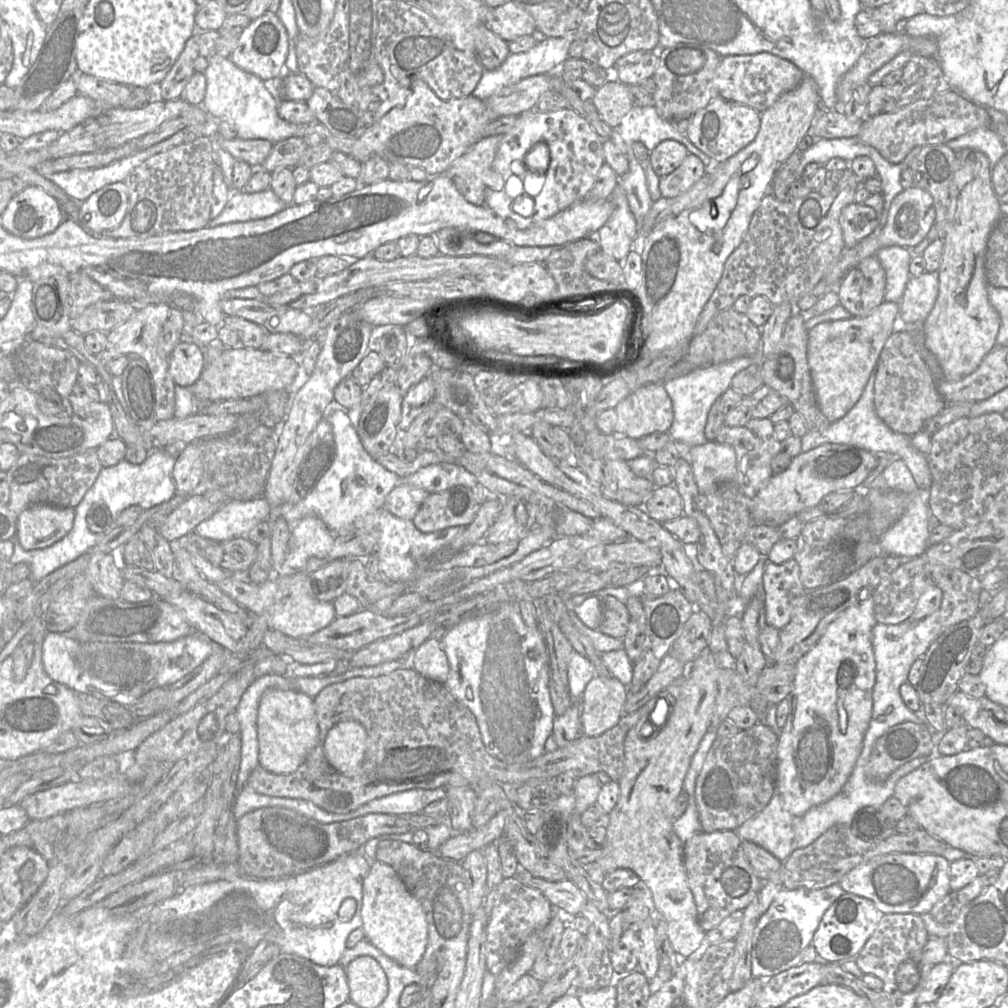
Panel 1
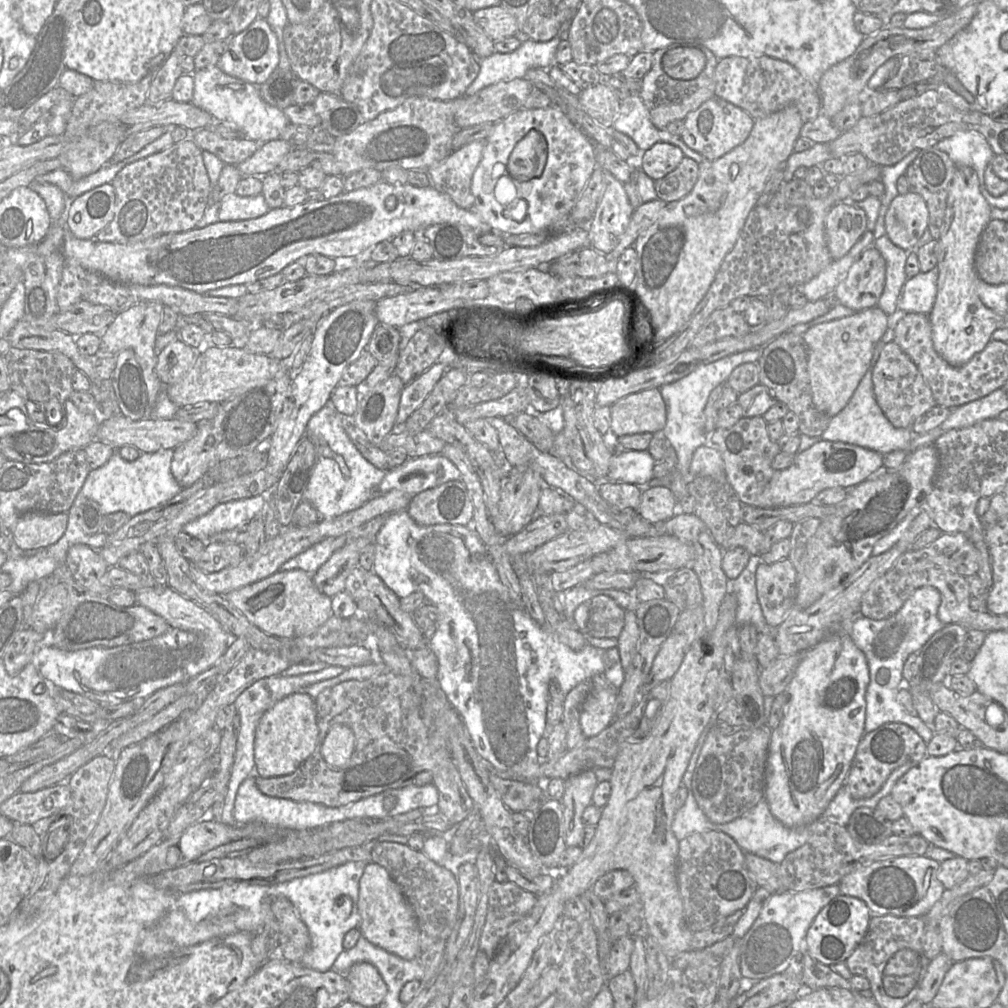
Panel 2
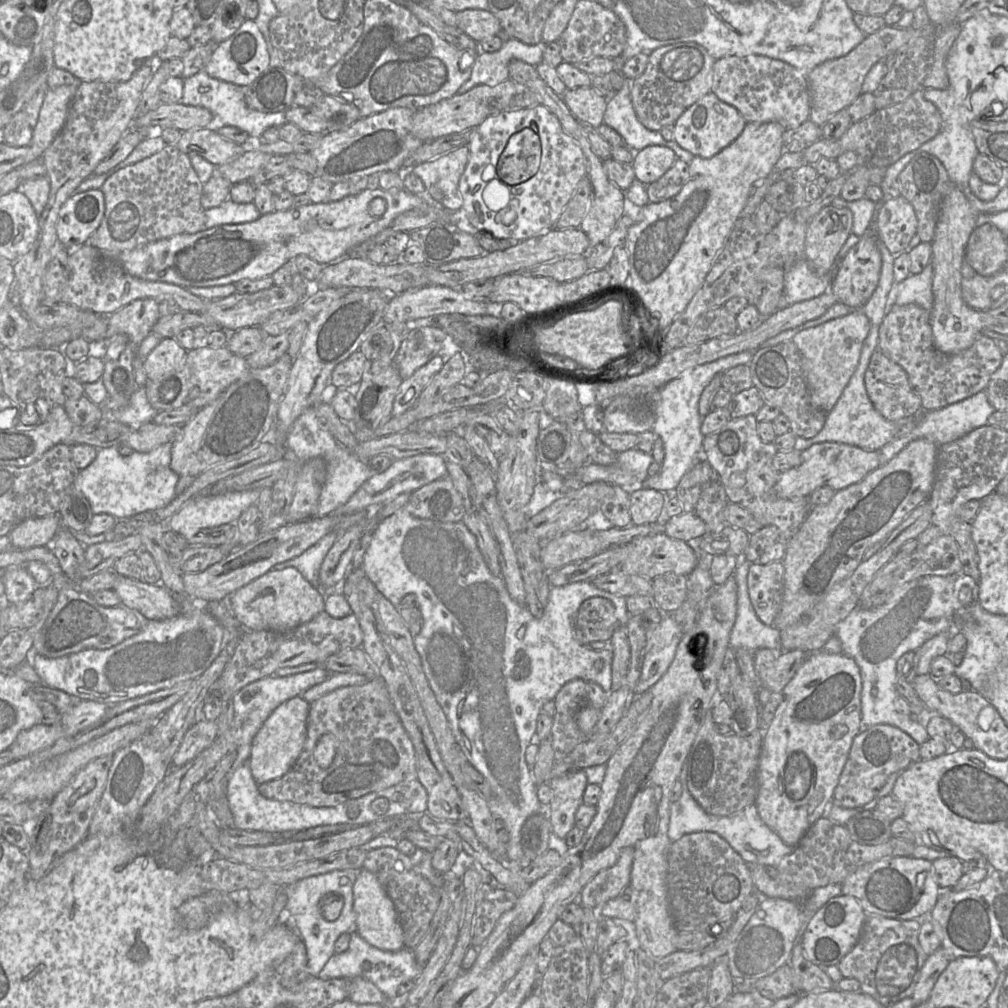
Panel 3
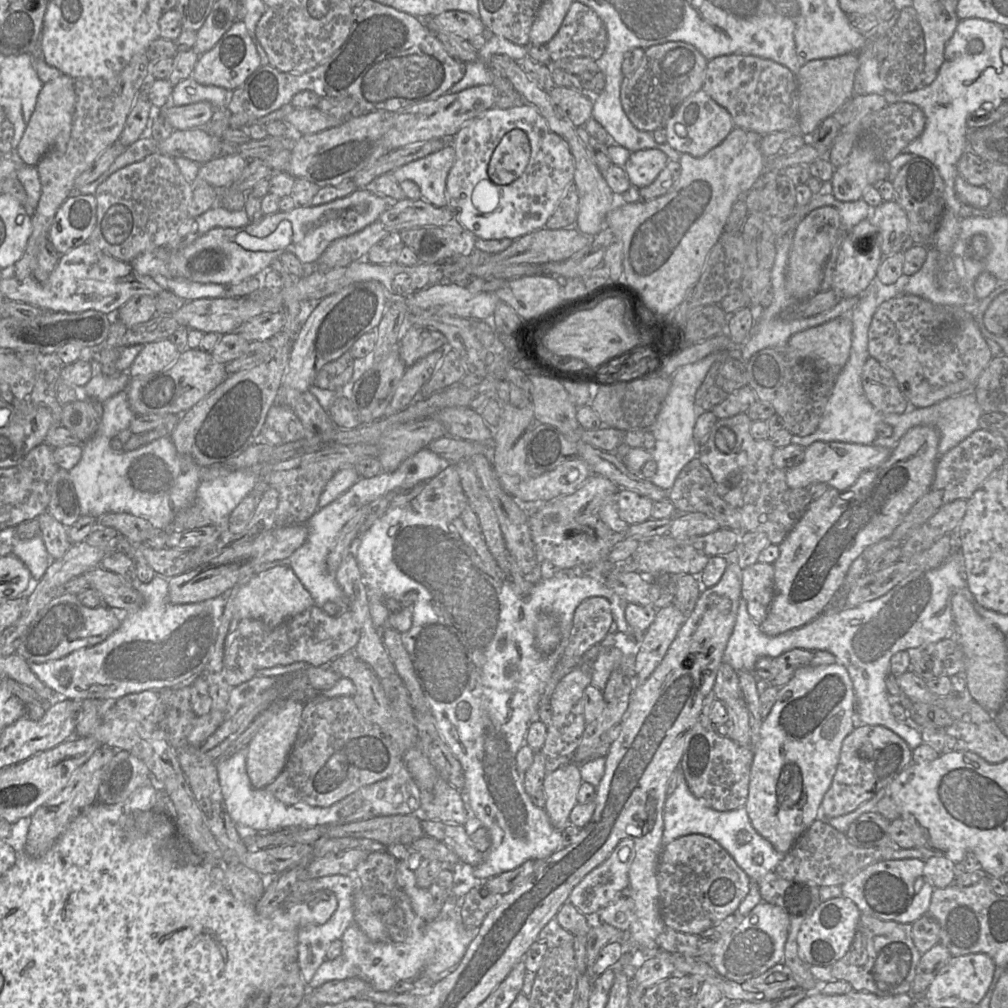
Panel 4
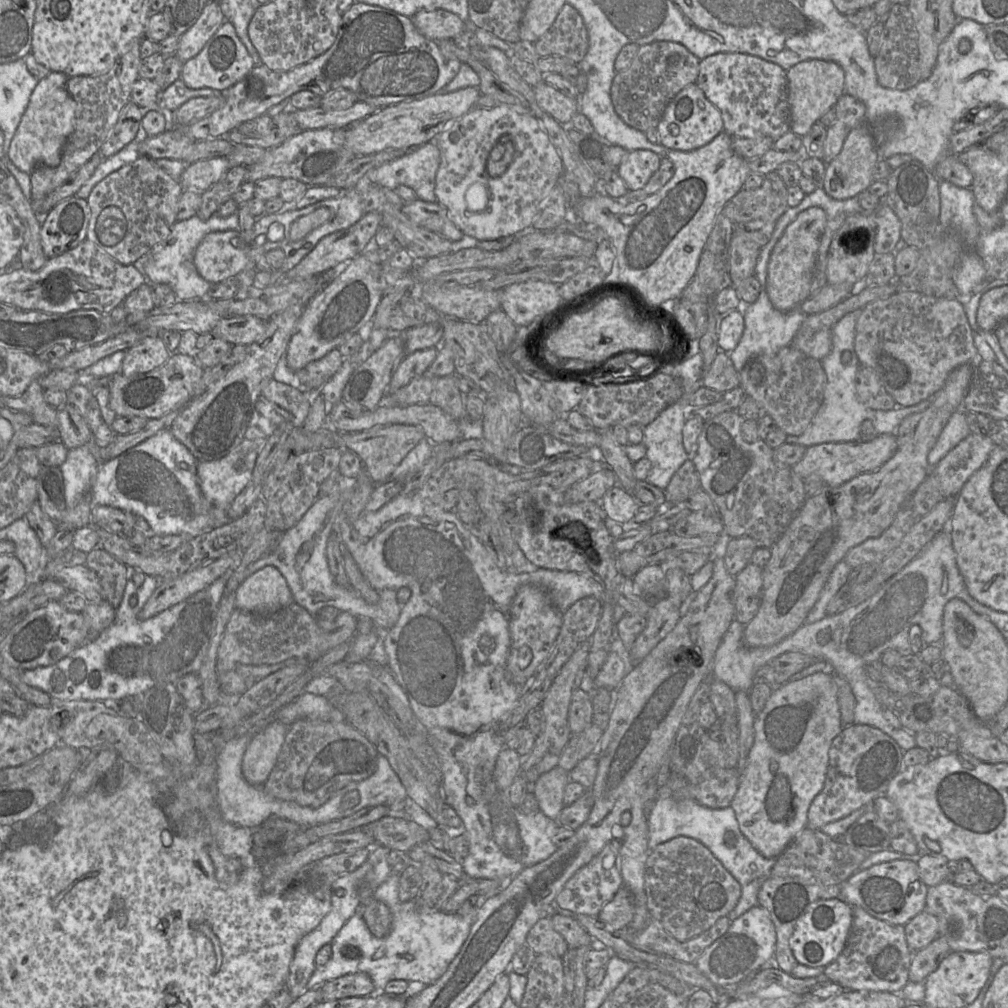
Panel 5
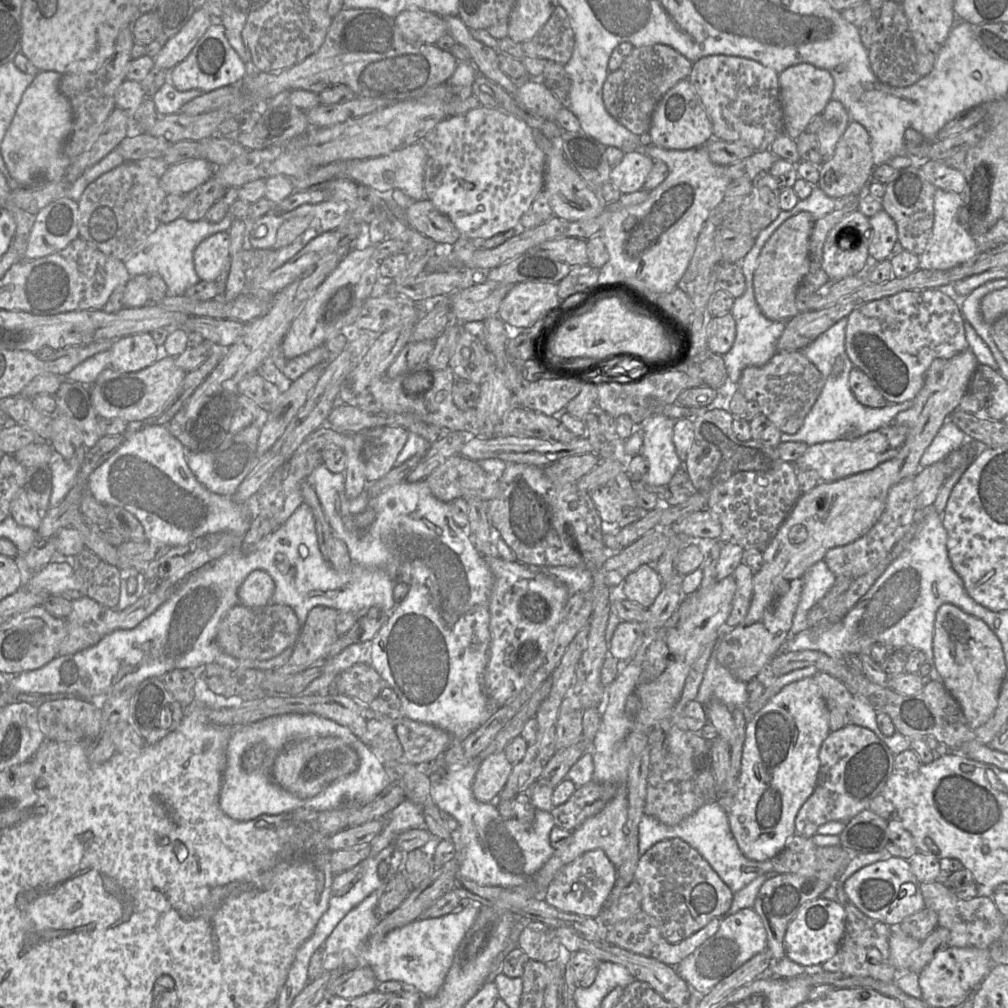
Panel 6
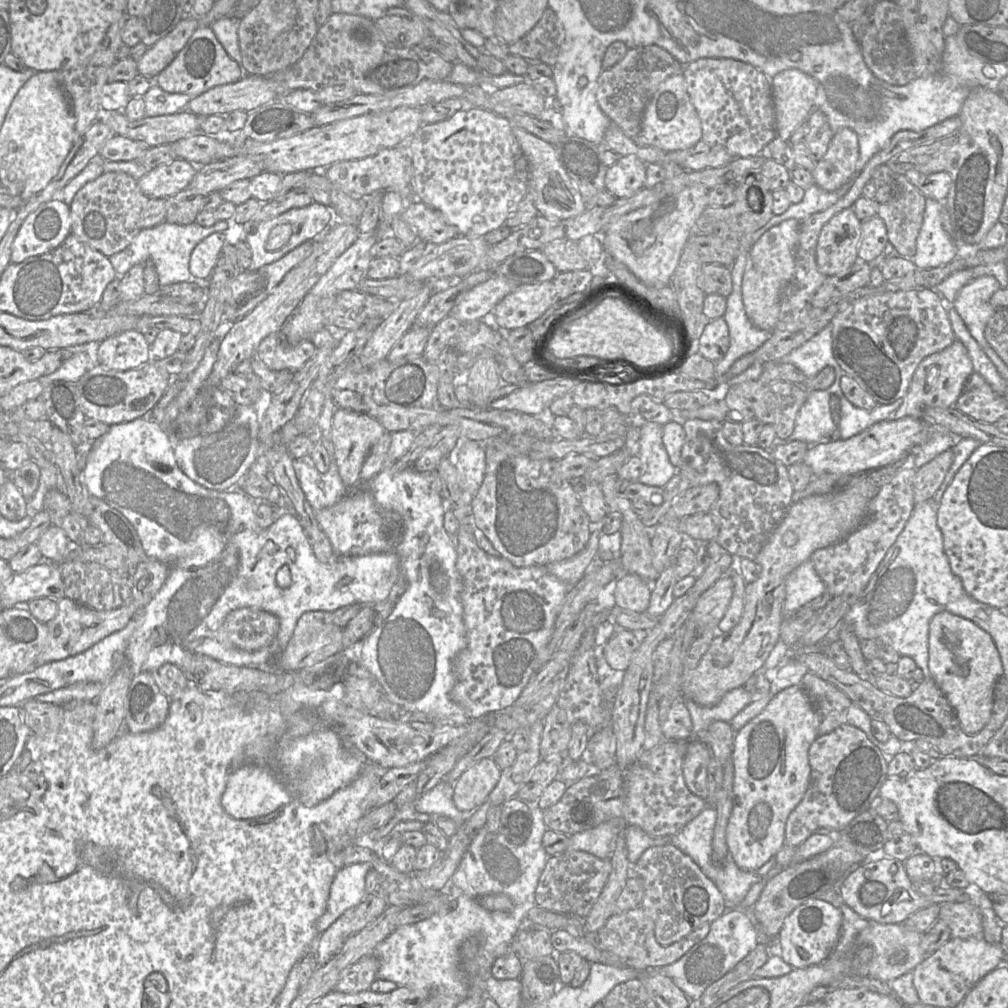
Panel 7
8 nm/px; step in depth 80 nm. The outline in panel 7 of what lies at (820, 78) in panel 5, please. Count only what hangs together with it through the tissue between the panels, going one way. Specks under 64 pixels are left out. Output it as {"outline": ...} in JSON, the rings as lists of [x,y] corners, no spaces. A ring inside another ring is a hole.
{"outline":[[[788,69],[771,79],[771,87],[776,134],[781,140],[788,141],[815,109],[818,82],[798,69]]]}

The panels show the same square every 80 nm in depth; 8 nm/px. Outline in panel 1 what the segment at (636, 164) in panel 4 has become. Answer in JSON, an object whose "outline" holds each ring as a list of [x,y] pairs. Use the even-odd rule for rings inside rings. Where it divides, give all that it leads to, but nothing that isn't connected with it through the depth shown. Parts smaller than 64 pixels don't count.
{"outline":[[[665,140],[650,152],[650,163],[657,176],[664,177],[678,169],[690,152],[675,140]]]}

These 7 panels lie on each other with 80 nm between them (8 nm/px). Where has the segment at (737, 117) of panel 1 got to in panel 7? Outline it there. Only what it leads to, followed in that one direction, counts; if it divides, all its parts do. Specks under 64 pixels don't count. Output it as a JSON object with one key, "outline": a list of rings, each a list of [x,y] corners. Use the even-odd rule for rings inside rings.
{"outline":[[[682,74],[672,75],[660,84],[645,110],[640,134],[648,140],[649,146],[664,152],[685,150],[702,140],[701,121],[690,100]]]}

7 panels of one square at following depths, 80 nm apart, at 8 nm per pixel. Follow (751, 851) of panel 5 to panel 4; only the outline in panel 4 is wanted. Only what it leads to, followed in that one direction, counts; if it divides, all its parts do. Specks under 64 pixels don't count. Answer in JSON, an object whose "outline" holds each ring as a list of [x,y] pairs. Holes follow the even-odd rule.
{"outline":[[[677,769],[678,785],[667,796],[663,811],[662,843],[666,845],[688,834],[708,836],[719,843],[752,881],[758,881],[774,871],[785,854],[777,852],[771,843],[752,826],[745,807],[731,811],[716,811],[706,807],[689,790],[684,774]]]}

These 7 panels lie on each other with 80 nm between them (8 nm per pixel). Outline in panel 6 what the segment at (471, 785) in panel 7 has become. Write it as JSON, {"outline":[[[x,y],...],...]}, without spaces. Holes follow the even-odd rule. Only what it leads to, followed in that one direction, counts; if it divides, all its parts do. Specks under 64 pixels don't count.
{"outline":[[[503,751],[482,760],[475,775],[472,791],[480,802],[494,802],[504,788],[513,765]]]}

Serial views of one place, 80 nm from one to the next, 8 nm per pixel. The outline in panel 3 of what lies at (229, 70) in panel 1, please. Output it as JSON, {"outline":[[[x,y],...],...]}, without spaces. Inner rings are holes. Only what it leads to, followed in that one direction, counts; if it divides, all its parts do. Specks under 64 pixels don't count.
{"outline":[[[203,70],[184,79],[183,96],[179,103],[204,107],[211,111],[218,124],[232,125],[246,131],[249,135],[248,146],[251,140],[261,140],[267,128],[279,127],[287,122],[285,111],[267,113],[252,109],[245,102],[242,86],[213,78]]]}

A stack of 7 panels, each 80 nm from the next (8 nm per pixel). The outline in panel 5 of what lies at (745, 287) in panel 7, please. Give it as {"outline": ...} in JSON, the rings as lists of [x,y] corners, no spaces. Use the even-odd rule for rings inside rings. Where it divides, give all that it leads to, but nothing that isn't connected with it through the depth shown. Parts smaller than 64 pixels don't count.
{"outline":[[[809,208],[787,226],[774,246],[768,263],[765,291],[775,309],[790,311],[810,297],[817,253],[827,220],[823,209]]]}

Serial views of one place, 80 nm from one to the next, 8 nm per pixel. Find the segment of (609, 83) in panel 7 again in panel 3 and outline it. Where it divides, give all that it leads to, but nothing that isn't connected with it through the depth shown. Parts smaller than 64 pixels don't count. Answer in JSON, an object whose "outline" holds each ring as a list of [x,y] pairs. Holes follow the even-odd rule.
{"outline":[[[695,42],[670,44],[650,52],[644,73],[631,81],[631,101],[638,120],[655,132],[674,125],[690,106],[711,92],[714,61],[715,58]]]}

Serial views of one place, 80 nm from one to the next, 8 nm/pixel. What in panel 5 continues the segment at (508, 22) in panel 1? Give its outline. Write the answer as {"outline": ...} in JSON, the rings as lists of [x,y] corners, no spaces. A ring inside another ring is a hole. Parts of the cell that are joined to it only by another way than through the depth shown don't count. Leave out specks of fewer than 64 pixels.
{"outline":[[[446,10],[419,11],[410,19],[423,36],[436,42],[454,39],[467,30],[466,22]]]}

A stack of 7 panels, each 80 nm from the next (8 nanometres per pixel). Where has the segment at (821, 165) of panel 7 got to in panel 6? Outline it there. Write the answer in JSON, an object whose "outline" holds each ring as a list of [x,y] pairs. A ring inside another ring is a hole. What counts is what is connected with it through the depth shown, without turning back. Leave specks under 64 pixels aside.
{"outline":[[[851,121],[838,140],[833,156],[820,165],[817,186],[831,198],[858,195],[866,184],[870,184],[874,168],[870,136],[860,123]]]}

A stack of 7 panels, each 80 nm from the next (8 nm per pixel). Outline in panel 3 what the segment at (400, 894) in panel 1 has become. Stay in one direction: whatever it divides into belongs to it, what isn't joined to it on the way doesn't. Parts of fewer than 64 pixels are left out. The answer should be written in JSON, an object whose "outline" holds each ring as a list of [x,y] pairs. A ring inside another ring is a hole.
{"outline":[[[362,868],[353,887],[354,912],[356,922],[354,930],[370,945],[378,949],[396,952],[405,947],[403,930],[392,900],[388,897],[377,877]]]}

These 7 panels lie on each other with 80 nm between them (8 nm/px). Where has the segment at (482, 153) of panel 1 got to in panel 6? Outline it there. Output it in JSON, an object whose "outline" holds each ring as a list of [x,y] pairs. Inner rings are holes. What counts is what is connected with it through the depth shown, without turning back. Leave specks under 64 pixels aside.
{"outline":[[[417,142],[376,158],[345,161],[347,177],[354,182],[380,192],[399,189],[413,200],[427,199],[424,190],[424,171],[428,159],[427,151]]]}

